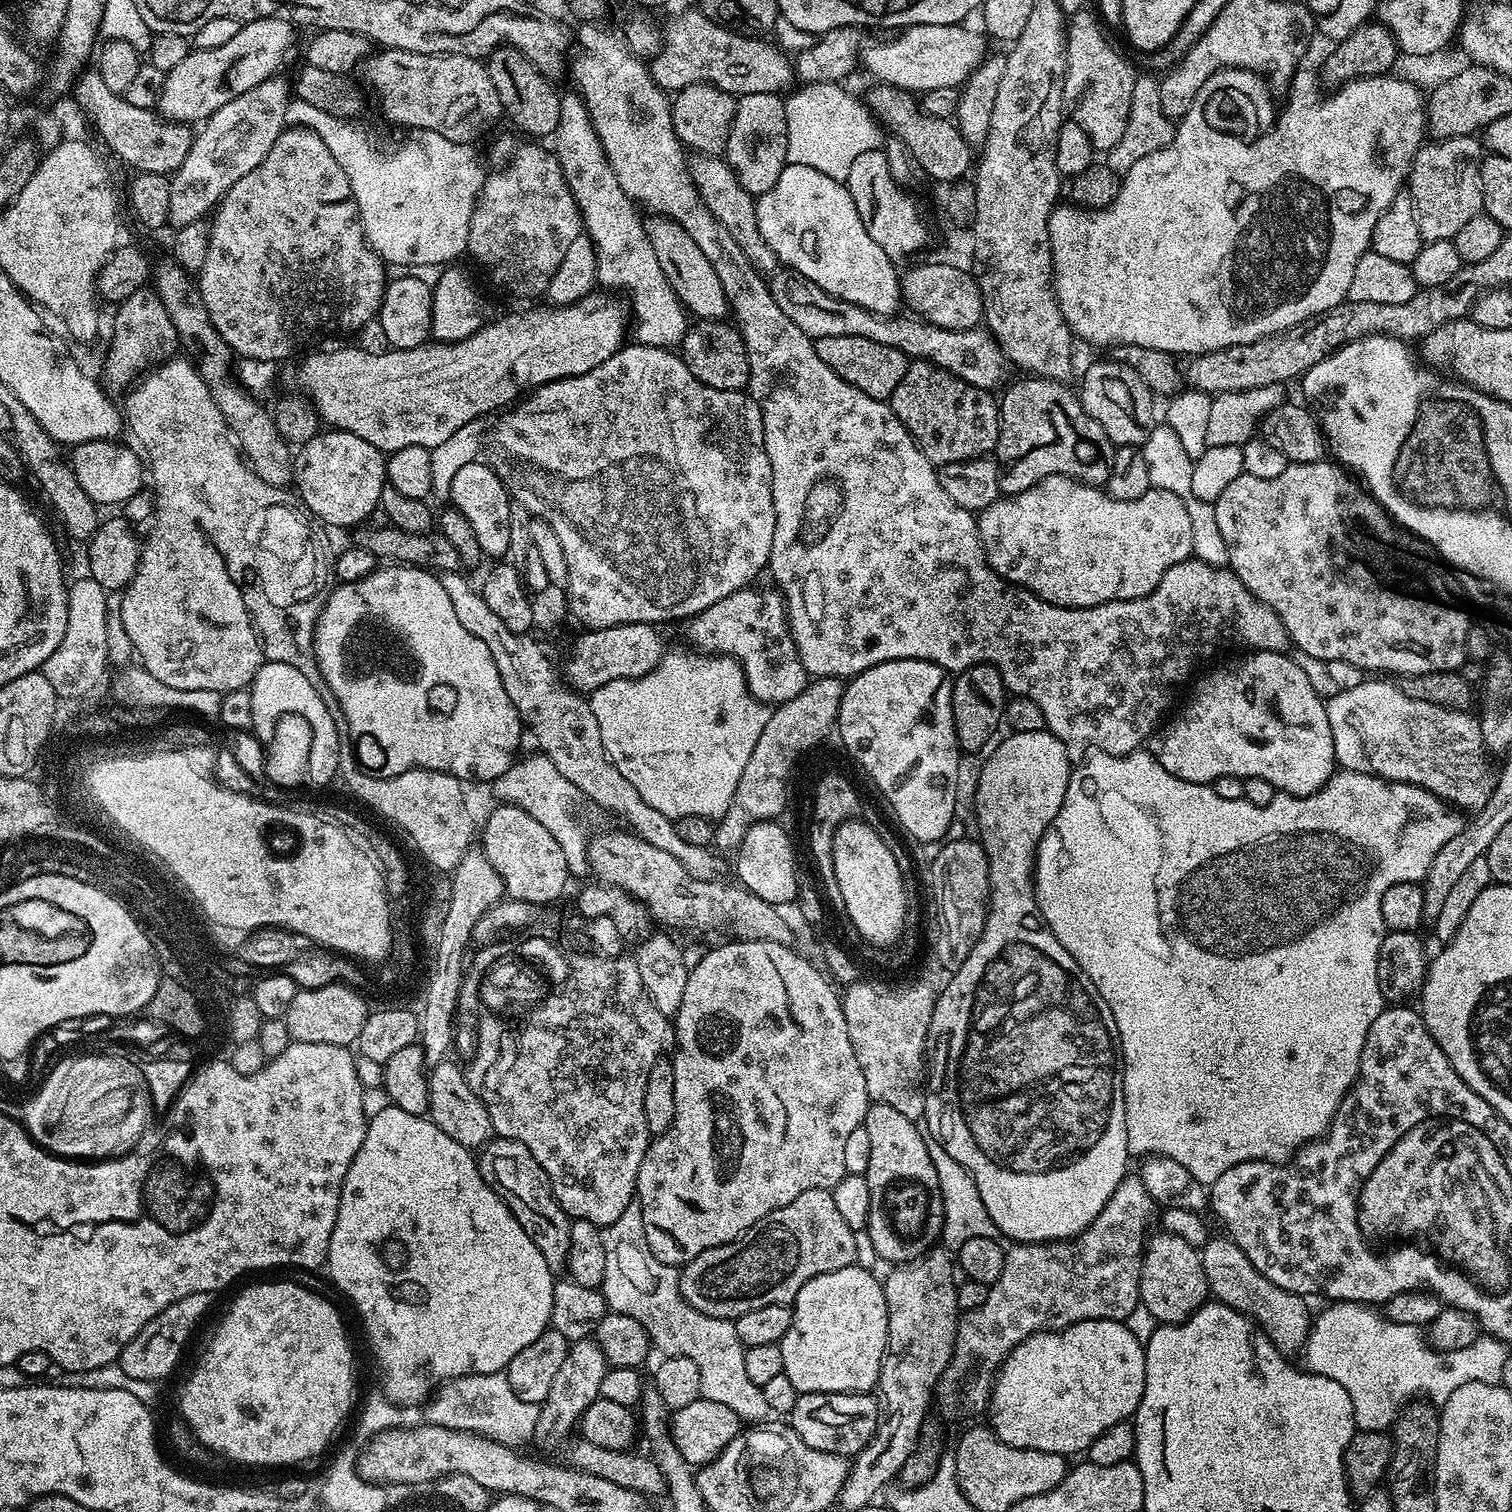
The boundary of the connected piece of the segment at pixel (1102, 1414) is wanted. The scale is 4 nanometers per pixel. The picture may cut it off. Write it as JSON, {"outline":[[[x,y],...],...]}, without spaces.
{"outline":[[[1083,1320],[1063,1328],[1060,1332],[1035,1332],[1030,1338],[1026,1338],[1009,1354],[1004,1363],[1000,1365],[994,1376],[994,1383],[990,1389],[990,1403],[986,1413],[992,1421],[990,1427],[996,1433],[997,1438],[1010,1446],[1029,1448],[1030,1450],[1046,1450],[1065,1458],[1072,1458],[1075,1452],[1087,1453],[1090,1442],[1098,1438],[1110,1426],[1114,1426],[1123,1420],[1131,1421],[1136,1415],[1136,1408],[1142,1402],[1142,1394],[1146,1386],[1146,1358],[1144,1357],[1144,1344],[1138,1338],[1134,1338],[1124,1322],[1118,1320]]]}

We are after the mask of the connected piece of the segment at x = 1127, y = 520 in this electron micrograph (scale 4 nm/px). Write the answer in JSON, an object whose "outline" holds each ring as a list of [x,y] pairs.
{"outline":[[[1047,476],[1039,480],[1030,490],[1022,490],[1013,496],[1001,495],[984,511],[979,513],[980,541],[990,565],[1002,579],[1010,584],[1016,584],[1019,588],[1032,592],[1039,600],[1045,600],[1051,604],[1057,604],[1063,608],[1089,608],[1105,604],[1111,600],[1137,600],[1146,594],[1150,594],[1158,586],[1162,574],[1170,570],[1178,562],[1189,559],[1192,556],[1192,543],[1190,542],[1190,514],[1186,514],[1186,506],[1178,494],[1170,494],[1170,490],[1161,488],[1149,488],[1142,498],[1134,498],[1134,502],[1122,502],[1109,496],[1107,491],[1091,484],[1084,484],[1080,480],[1074,480],[1071,476]]]}

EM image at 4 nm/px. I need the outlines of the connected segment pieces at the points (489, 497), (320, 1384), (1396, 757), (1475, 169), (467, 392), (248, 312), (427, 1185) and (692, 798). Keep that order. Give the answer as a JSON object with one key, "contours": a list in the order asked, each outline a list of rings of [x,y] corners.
{"contours":[[[[474,459],[463,466],[462,470],[455,474],[450,485],[450,496],[451,507],[457,508],[466,516],[466,522],[470,522],[470,527],[474,530],[474,538],[478,538],[481,553],[485,557],[507,557],[510,542],[508,523],[512,517],[513,501],[491,464]]],[[[268,1280],[265,1284],[252,1284],[244,1288],[232,1300],[228,1313],[220,1320],[208,1349],[200,1356],[196,1369],[188,1376],[184,1389],[180,1392],[179,1415],[188,1424],[193,1435],[215,1452],[217,1457],[237,1460],[240,1464],[300,1464],[311,1456],[316,1456],[332,1440],[332,1435],[340,1428],[340,1423],[352,1408],[352,1348],[344,1333],[344,1320],[340,1312],[324,1296],[295,1284],[292,1280]]],[[[1365,678],[1358,686],[1342,689],[1326,700],[1324,709],[1330,718],[1336,762],[1343,771],[1368,772],[1371,776],[1380,776],[1384,780],[1419,784],[1427,792],[1434,793],[1441,800],[1447,800],[1457,809],[1469,808],[1469,813],[1472,814],[1484,808],[1492,796],[1494,784],[1490,776],[1488,780],[1488,768],[1484,765],[1480,722],[1475,715],[1471,716],[1471,711],[1443,708],[1430,702],[1406,698],[1400,687],[1388,678]]],[[[1459,136],[1445,140],[1432,140],[1421,144],[1408,172],[1406,191],[1414,206],[1414,219],[1418,221],[1418,234],[1425,242],[1450,240],[1480,212],[1484,211],[1480,162],[1482,144],[1476,136]]],[[[596,295],[583,296],[581,300],[573,304],[536,308],[533,312],[516,312],[513,316],[504,316],[501,320],[494,321],[493,324],[491,322],[485,323],[476,333],[462,338],[461,341],[452,343],[429,342],[420,344],[417,348],[392,348],[387,350],[388,352],[380,353],[367,352],[364,348],[336,348],[333,352],[312,352],[296,368],[296,384],[300,387],[297,389],[312,401],[313,406],[316,408],[316,415],[320,417],[325,425],[342,432],[358,434],[358,438],[366,438],[366,442],[370,442],[370,446],[374,446],[382,453],[391,454],[411,444],[431,449],[441,445],[446,438],[449,438],[456,430],[461,429],[471,420],[484,418],[487,412],[497,411],[496,413],[499,413],[501,410],[507,409],[513,402],[519,401],[525,394],[531,393],[544,384],[561,380],[567,376],[586,374],[590,370],[594,370],[594,366],[602,366],[602,362],[606,362],[606,358],[610,358],[613,354],[619,352],[626,340],[626,337],[624,337],[625,309],[623,312],[620,309],[619,302],[608,297],[611,295]]],[[[288,126],[281,132],[274,146],[270,146],[270,154],[266,154],[266,158],[262,158],[262,162],[254,166],[250,174],[246,174],[230,186],[229,192],[211,213],[206,262],[202,262],[202,270],[198,273],[198,287],[214,330],[218,330],[218,334],[231,346],[237,357],[245,360],[281,362],[280,360],[286,359],[287,356],[294,355],[307,340],[312,340],[315,336],[336,336],[339,332],[356,332],[363,324],[368,324],[371,320],[373,323],[384,297],[384,271],[384,261],[373,252],[364,236],[364,228],[360,224],[360,211],[350,190],[350,182],[346,174],[342,174],[342,166],[334,162],[334,154],[326,150],[326,142],[322,142],[322,138],[314,134],[314,130]]],[[[385,1106],[376,1117],[368,1120],[362,1146],[358,1154],[354,1154],[350,1170],[346,1170],[346,1178],[342,1182],[338,1218],[330,1234],[326,1272],[332,1275],[337,1290],[356,1307],[356,1312],[364,1323],[364,1332],[368,1335],[368,1344],[384,1371],[383,1392],[399,1406],[423,1405],[434,1389],[446,1380],[470,1374],[504,1372],[510,1358],[514,1358],[518,1350],[530,1346],[530,1342],[543,1334],[552,1322],[554,1273],[550,1266],[546,1266],[542,1250],[538,1250],[538,1246],[530,1242],[530,1234],[522,1230],[522,1226],[502,1202],[500,1195],[482,1178],[477,1157],[469,1149],[454,1142],[454,1138],[442,1134],[442,1130],[438,1130],[438,1126],[432,1123],[431,1119],[406,1114],[406,1110],[401,1108]]],[[[687,650],[688,652],[665,651],[660,660],[660,665],[650,674],[640,676],[636,680],[615,680],[606,686],[590,693],[590,703],[594,710],[594,718],[598,718],[598,730],[602,730],[602,746],[606,754],[618,766],[618,770],[654,806],[654,810],[662,810],[669,818],[685,816],[686,814],[698,814],[702,818],[713,822],[719,821],[721,816],[726,814],[730,802],[734,798],[734,790],[738,790],[738,778],[742,778],[742,769],[746,762],[750,762],[750,754],[754,754],[754,746],[758,743],[758,737],[762,730],[766,730],[766,722],[770,715],[769,705],[761,700],[752,697],[748,690],[748,683],[744,678],[744,670],[736,660],[731,660],[728,656],[718,656],[715,654],[701,654],[696,650]]]]}

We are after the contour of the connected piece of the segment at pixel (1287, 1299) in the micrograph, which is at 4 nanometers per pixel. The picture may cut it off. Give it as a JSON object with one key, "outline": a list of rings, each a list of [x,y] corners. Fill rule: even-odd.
{"outline":[[[1224,1234],[1219,1235],[1213,1235],[1199,1249],[1209,1293],[1219,1303],[1251,1316],[1272,1339],[1278,1351],[1285,1354],[1299,1353],[1308,1341],[1310,1331],[1310,1312],[1308,1316],[1305,1297],[1295,1296],[1292,1292],[1274,1286],[1267,1274],[1255,1268],[1250,1258],[1246,1258],[1246,1254],[1232,1239]]]}

